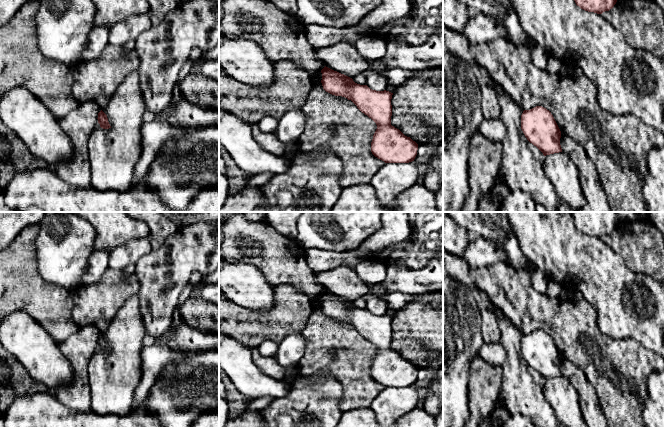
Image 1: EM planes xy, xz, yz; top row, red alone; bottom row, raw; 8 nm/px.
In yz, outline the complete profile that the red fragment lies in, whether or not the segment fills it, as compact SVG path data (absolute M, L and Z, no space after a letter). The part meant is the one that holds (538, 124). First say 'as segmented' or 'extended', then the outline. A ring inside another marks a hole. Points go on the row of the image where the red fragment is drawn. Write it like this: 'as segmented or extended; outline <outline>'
as segmented; outline M536 106L524 110L521 115L521 129L527 140L544 156L562 152L561 131L553 115L546 108Z

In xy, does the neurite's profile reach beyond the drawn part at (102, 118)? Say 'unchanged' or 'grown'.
unchanged

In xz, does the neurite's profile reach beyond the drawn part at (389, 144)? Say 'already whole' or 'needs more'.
already whole

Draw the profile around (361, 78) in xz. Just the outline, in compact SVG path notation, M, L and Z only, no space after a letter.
M370 62L369 68L364 71L363 73L360 73L356 76L354 76L352 79L355 83L360 84L360 85L366 85L367 81L367 76L371 73L377 72L376 69L373 67L372 62Z

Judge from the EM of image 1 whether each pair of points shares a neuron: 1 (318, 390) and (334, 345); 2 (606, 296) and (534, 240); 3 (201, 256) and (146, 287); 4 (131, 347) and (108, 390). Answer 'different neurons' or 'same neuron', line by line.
1: different neurons
2: same neuron
3: same neuron
4: same neuron

